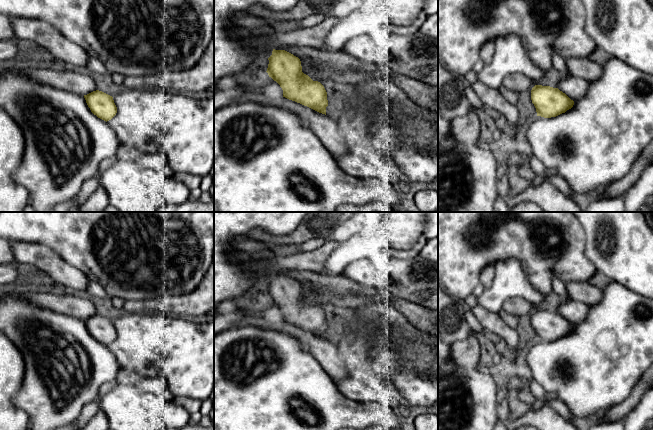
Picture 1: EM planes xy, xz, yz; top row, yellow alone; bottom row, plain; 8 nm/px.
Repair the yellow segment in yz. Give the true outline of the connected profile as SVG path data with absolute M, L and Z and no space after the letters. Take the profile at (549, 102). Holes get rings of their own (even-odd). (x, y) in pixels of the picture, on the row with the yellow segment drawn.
M564 75L556 88L535 85L531 90L531 100L537 116L556 117L571 109L574 101L583 98L589 82L573 75Z

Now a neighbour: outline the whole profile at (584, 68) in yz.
M568 58L565 59L565 62L570 75L582 78L588 82L599 79L603 73L601 65L589 58Z

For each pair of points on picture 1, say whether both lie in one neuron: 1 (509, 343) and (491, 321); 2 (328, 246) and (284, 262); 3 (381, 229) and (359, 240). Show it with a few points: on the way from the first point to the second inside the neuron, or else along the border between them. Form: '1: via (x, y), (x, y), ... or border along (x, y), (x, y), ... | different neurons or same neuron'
1: via (508, 338), (496, 326) | same neuron
2: via (317, 257), (313, 261), (295, 262) | same neuron
3: border along (357, 233), (365, 233), (368, 236) | different neurons

